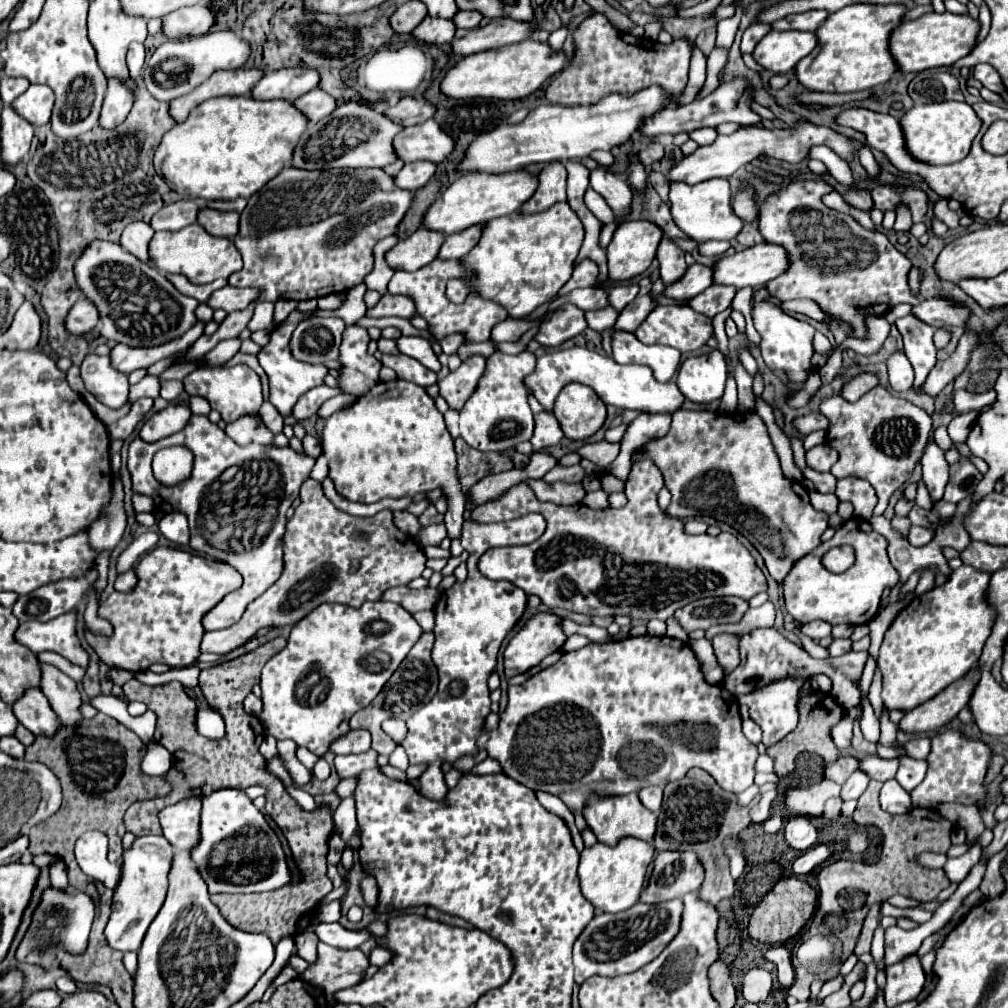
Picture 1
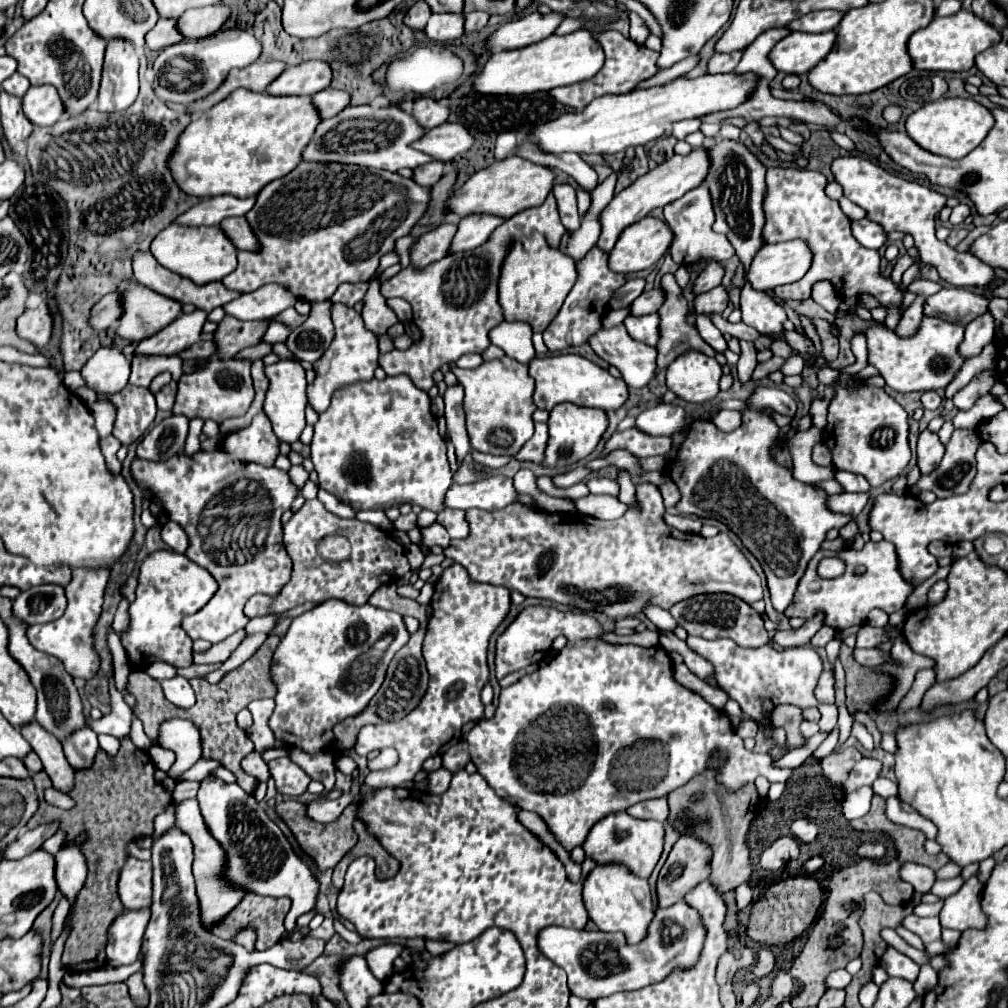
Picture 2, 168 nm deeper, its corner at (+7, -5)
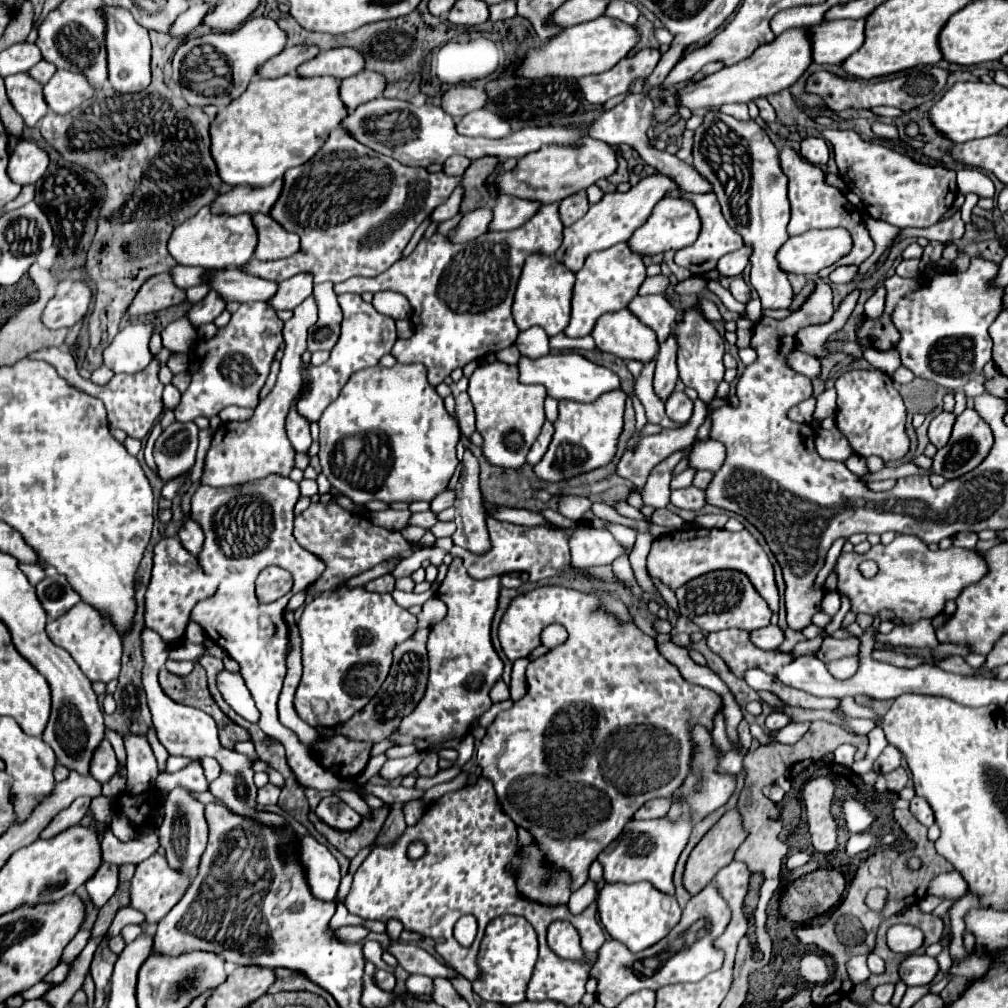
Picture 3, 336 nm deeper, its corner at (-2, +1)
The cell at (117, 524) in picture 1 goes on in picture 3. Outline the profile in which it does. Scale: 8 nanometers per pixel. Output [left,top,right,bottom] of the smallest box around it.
[47,602,121,682]

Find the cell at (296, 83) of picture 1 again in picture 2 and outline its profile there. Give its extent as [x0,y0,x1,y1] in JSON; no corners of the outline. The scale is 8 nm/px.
[268,60,332,96]

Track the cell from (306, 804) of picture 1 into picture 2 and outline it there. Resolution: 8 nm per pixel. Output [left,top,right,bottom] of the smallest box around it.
[242,750,270,782]

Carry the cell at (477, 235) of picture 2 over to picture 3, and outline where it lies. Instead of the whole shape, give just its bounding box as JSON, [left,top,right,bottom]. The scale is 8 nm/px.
[489,194,539,232]

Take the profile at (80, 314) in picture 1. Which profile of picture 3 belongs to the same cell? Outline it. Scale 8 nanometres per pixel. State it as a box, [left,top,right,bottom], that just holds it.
[127,272,185,316]

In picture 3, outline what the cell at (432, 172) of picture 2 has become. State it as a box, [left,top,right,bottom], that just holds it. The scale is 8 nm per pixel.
[443,156,469,176]

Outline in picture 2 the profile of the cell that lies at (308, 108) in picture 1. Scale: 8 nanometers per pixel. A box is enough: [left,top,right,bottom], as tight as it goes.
[312,88,350,118]

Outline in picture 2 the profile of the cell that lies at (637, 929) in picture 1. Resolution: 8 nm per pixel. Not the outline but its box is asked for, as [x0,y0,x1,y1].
[538,900,706,1002]

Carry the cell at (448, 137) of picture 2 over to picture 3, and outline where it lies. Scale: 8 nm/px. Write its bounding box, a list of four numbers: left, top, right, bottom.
[455,110,511,138]

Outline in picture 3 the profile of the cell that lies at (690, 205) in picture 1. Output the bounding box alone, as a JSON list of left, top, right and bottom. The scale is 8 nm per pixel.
[675,192,743,276]

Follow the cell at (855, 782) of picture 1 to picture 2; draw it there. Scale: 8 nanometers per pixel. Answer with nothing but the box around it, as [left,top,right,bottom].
[844,758,882,794]

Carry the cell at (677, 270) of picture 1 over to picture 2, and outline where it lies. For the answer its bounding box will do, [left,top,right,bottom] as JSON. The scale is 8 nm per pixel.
[658,274,716,374]

